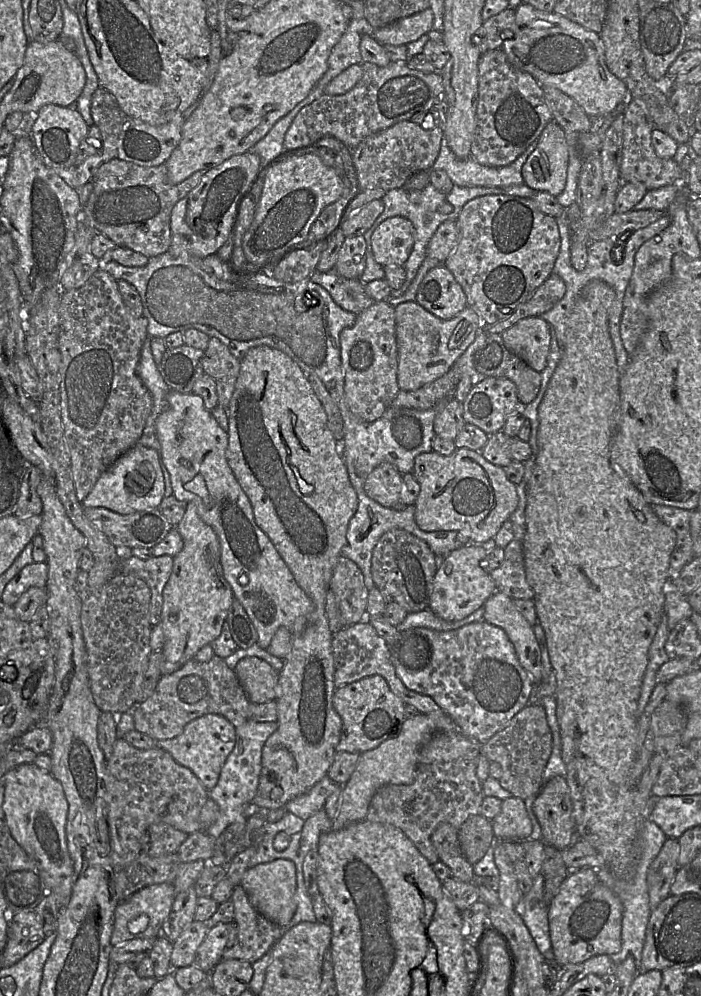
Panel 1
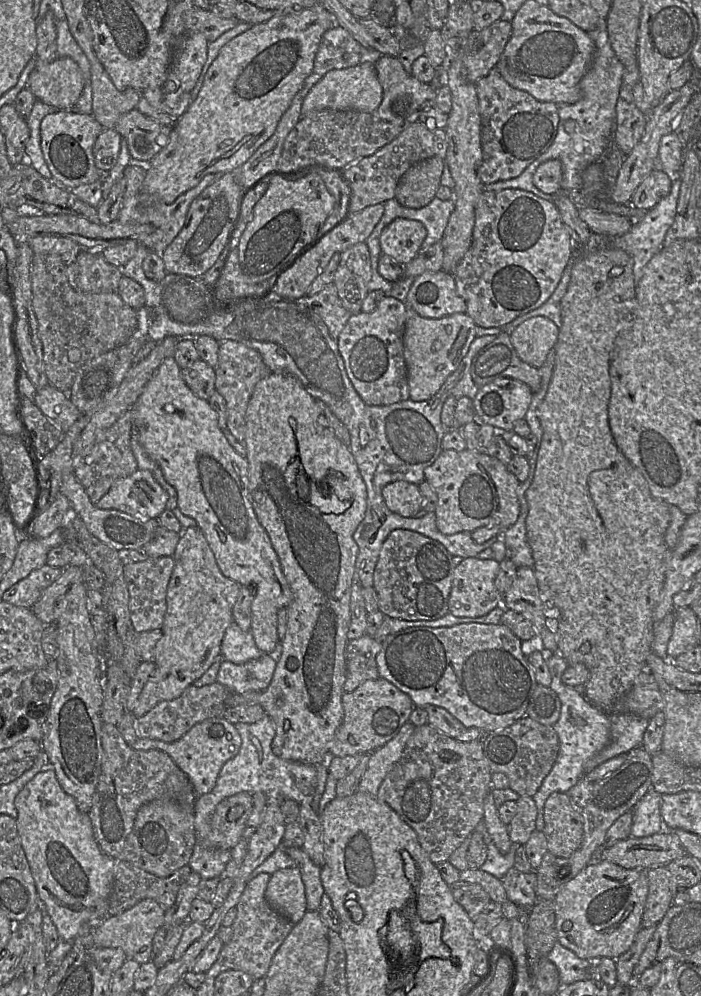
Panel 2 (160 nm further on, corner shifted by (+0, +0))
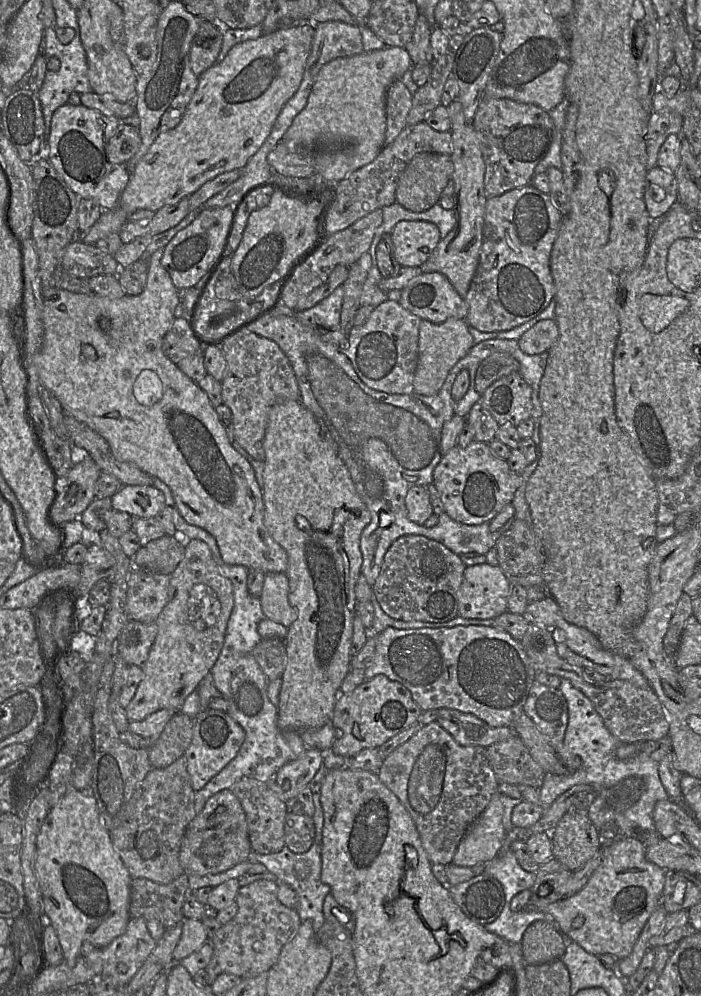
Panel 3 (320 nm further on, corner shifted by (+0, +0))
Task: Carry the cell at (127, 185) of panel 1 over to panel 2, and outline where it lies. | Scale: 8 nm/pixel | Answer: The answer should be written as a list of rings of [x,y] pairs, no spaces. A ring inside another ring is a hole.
[[[131,162],[124,169],[123,177],[126,179],[126,189],[117,220],[124,224],[152,224],[154,226],[154,232],[151,234],[139,235],[137,242],[148,248],[150,252],[155,252],[161,256],[165,248],[182,229],[186,220],[187,212],[193,200],[198,197],[206,187],[215,182],[219,178],[220,174],[223,173],[211,173],[205,175],[198,185],[181,194],[174,202],[166,204],[144,190],[143,181],[147,171],[146,164],[148,163]]]

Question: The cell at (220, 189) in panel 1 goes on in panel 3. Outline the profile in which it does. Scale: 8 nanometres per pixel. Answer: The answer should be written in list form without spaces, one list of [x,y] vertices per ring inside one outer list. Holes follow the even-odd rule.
[[[231,206],[202,209],[197,217],[165,246],[161,265],[180,292],[195,286],[214,266],[214,263],[222,258],[232,222]]]

